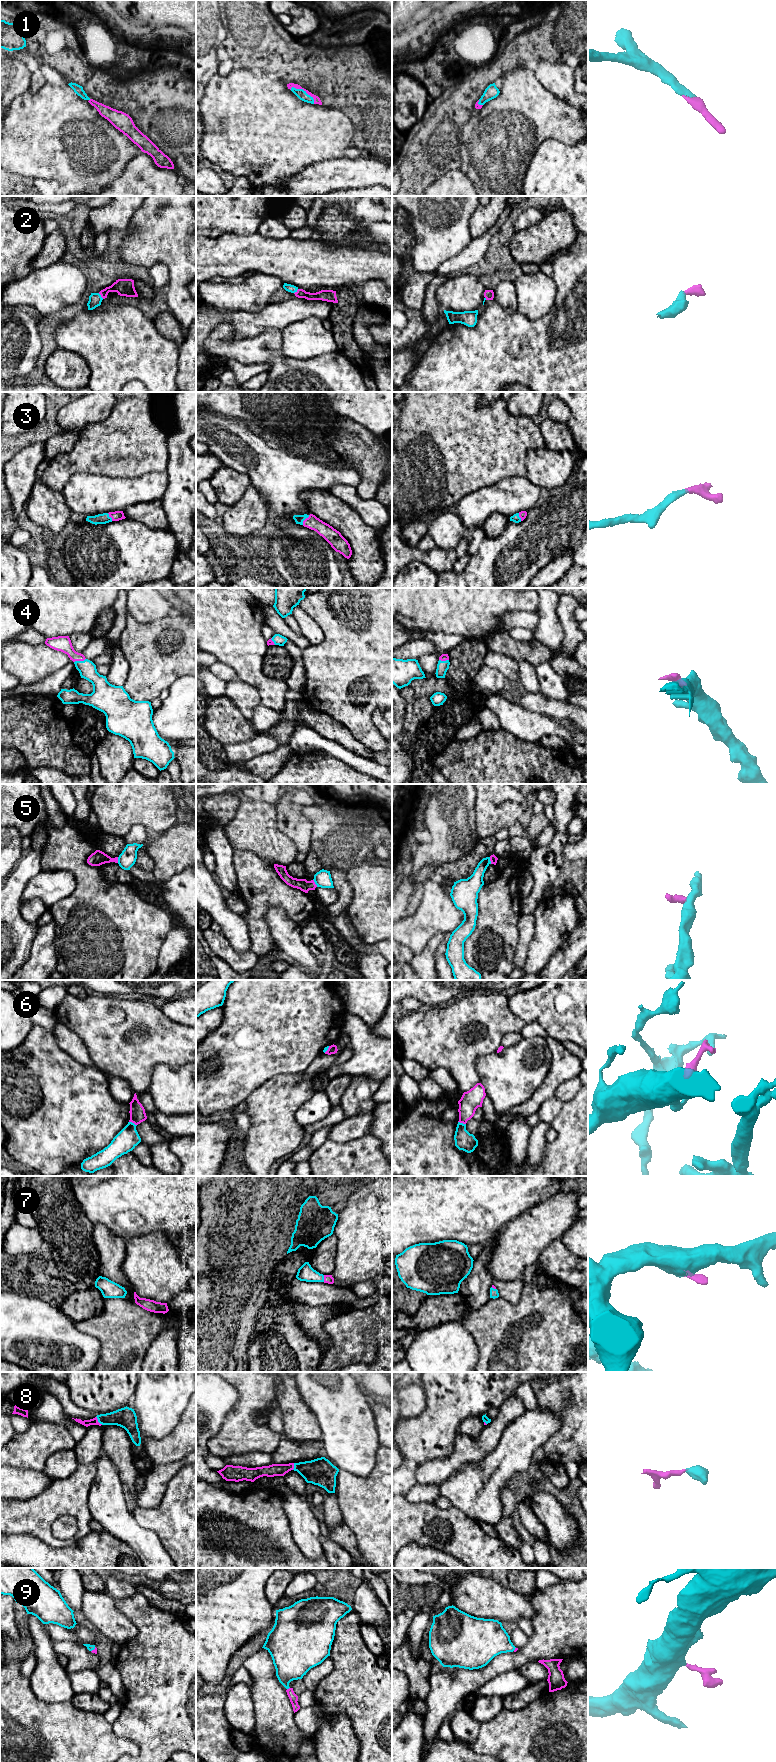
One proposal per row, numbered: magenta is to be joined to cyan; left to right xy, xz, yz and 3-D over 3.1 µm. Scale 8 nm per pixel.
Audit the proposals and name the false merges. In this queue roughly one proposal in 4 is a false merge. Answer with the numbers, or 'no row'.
5, 6

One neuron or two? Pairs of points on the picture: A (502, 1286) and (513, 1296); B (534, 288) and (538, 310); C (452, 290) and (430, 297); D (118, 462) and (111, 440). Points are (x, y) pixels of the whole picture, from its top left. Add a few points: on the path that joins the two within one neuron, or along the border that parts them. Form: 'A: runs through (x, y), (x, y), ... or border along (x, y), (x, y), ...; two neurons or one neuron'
A: runs through (505, 1288), (510, 1293); one neuron
B: runs through (536, 293), (536, 305); one neuron
C: border along (449, 276), (436, 289), (436, 301), (439, 308); two neurons
D: runs through (118, 457), (118, 448), (115, 445); one neuron

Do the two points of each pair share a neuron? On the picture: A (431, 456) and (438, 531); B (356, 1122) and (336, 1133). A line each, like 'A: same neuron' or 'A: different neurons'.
A: different neurons
B: same neuron

